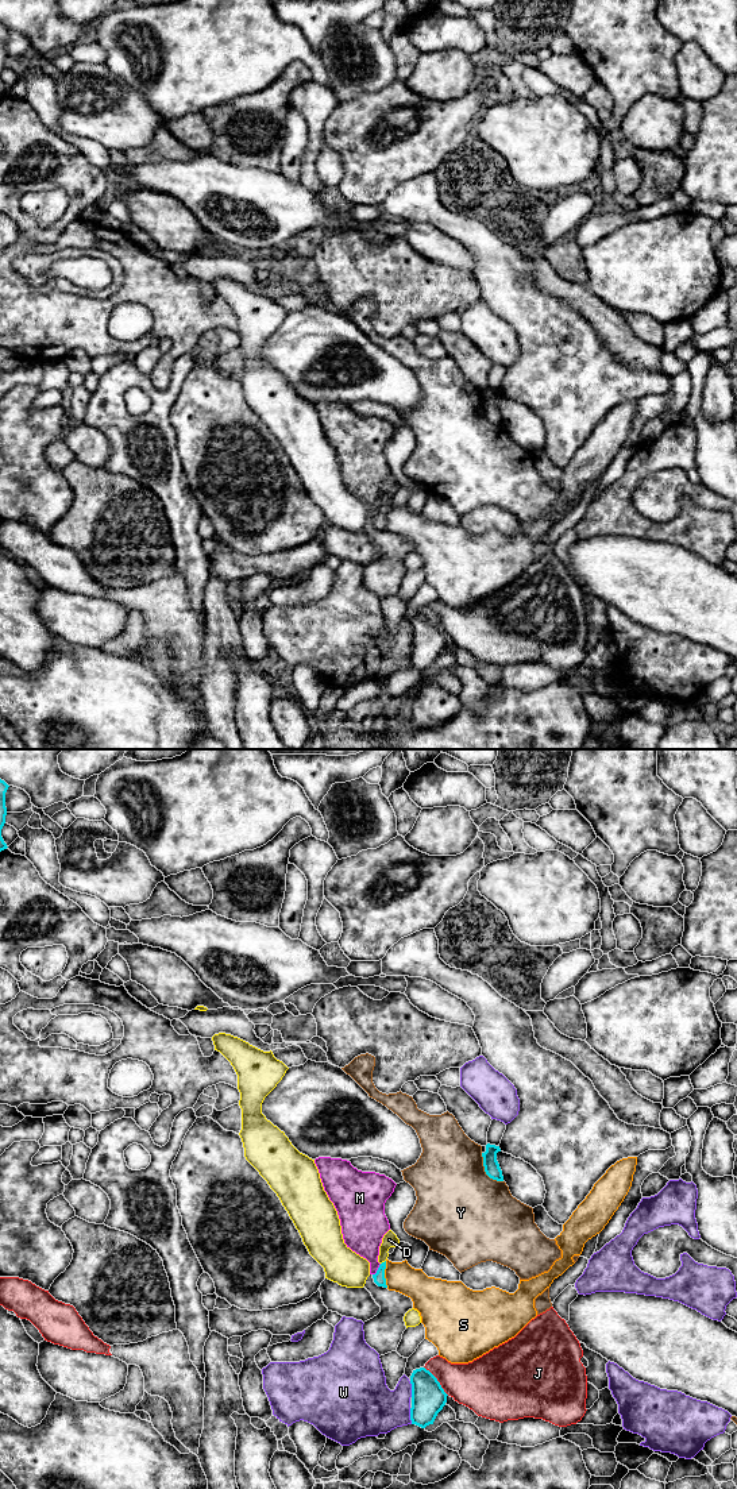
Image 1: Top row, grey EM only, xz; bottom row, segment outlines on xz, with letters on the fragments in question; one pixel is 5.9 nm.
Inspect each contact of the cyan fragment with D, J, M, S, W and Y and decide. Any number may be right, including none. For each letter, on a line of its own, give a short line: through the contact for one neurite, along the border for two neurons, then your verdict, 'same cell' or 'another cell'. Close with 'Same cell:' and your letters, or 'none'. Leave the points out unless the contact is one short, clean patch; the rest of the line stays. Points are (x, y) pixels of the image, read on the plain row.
D: another cell
J: another cell
M: line xz (381, 508), (373, 519); another cell
S: line xz (385, 505), (385, 528), (388, 531); another cell
W: another cell
Y: another cell
Same cell: none

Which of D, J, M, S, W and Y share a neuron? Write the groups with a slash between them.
D / J / M / S / W / Y

